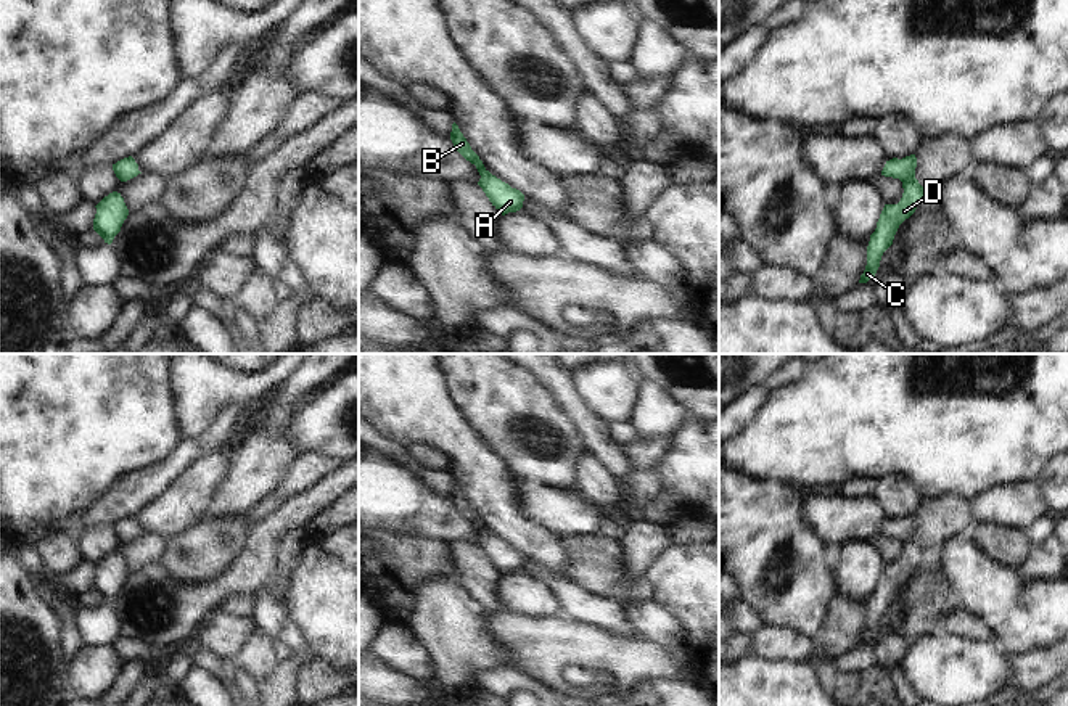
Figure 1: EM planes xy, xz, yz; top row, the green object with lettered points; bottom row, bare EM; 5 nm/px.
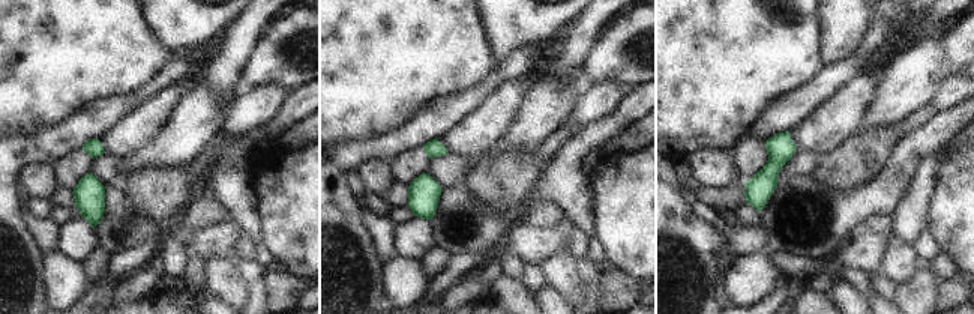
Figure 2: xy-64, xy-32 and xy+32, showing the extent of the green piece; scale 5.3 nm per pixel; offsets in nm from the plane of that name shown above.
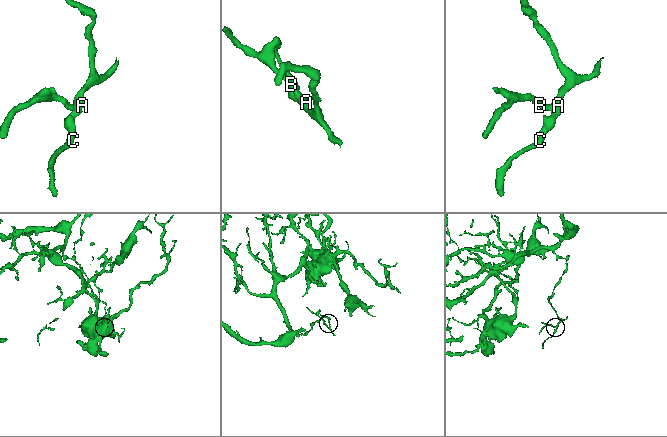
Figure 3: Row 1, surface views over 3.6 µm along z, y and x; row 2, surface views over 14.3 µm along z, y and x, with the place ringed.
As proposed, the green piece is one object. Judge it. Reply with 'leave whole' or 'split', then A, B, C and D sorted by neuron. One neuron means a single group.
leave whole; groups A B C D

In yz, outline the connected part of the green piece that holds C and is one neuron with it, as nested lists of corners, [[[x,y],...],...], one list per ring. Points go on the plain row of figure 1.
[[[915,515],[902,519],[893,518],[886,521],[881,536],[899,539],[902,542],[902,558],[898,564],[885,564],[875,592],[870,595],[867,606],[867,626],[859,643],[867,643],[875,637],[883,613],[893,605],[899,585],[909,579],[918,564],[925,563],[928,553],[915,539],[917,518]]]

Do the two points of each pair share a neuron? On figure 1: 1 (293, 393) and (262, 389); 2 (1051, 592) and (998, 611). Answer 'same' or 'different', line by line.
1: different
2: same

